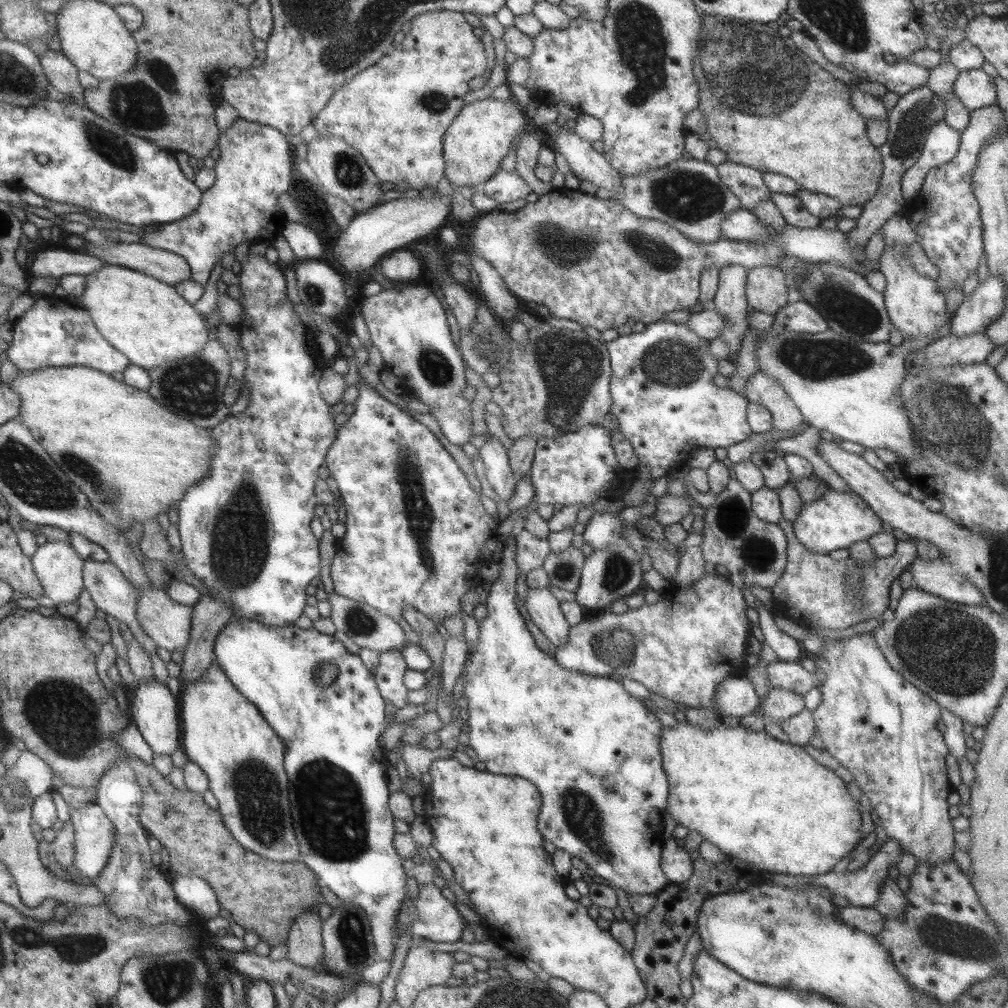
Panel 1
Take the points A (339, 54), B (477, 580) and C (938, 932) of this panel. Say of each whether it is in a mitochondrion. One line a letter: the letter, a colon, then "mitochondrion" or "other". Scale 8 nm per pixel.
A: mitochondrion
B: other
C: mitochondrion

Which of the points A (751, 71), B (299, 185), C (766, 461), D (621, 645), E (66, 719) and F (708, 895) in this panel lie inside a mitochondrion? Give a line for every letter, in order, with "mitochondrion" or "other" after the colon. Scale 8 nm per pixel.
A: mitochondrion
B: other
C: other
D: mitochondrion
E: mitochondrion
F: other

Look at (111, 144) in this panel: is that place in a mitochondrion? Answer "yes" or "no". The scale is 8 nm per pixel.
yes

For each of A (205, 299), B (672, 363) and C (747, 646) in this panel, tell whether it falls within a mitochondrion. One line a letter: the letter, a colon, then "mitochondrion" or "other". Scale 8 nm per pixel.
A: other
B: mitochondrion
C: other

